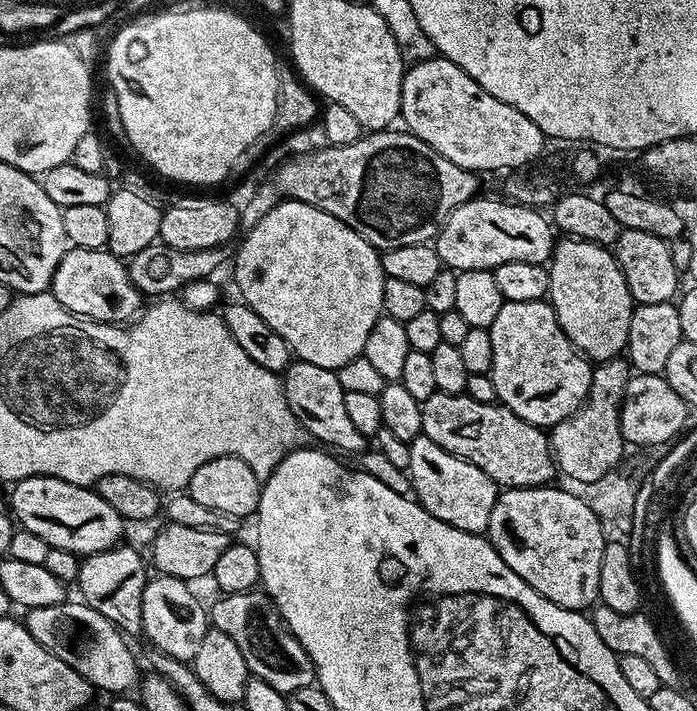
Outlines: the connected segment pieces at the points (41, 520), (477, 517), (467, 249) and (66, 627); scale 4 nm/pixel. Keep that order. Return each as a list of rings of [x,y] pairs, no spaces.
[[[31,476],[25,480],[17,480],[13,488],[16,489],[12,492],[10,512],[15,523],[25,532],[38,534],[38,538],[42,538],[42,542],[46,542],[49,549],[57,548],[62,551],[70,551],[76,557],[83,558],[93,556],[95,552],[105,552],[121,543],[120,527],[122,527],[122,521],[120,516],[113,508],[108,507],[106,498],[102,498],[99,491],[53,476]]]
[[[421,434],[408,445],[406,471],[416,503],[431,516],[463,532],[480,534],[487,529],[492,508],[496,505],[498,485],[485,472],[478,470],[478,466],[442,450],[442,446]]]
[[[499,199],[468,200],[444,219],[434,241],[443,267],[462,273],[466,270],[491,270],[502,266],[502,262],[547,265],[551,261],[557,242],[551,219],[535,207]]]
[[[68,603],[27,609],[26,627],[34,642],[38,642],[46,650],[50,650],[50,654],[66,662],[66,666],[86,678],[93,689],[100,691],[101,688],[104,692],[112,692],[111,694],[124,694],[135,689],[138,684],[136,656],[127,644],[129,641],[125,633],[102,614],[98,614],[98,610],[94,610],[89,604]]]

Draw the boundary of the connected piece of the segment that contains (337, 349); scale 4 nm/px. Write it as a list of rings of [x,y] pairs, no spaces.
[[[281,200],[253,228],[247,229],[245,236],[248,237],[240,249],[234,252],[239,299],[249,304],[274,334],[282,334],[299,359],[314,362],[314,366],[335,370],[362,356],[366,338],[384,311],[382,286],[386,277],[378,249],[362,234],[350,230],[346,222],[334,218],[334,214],[326,214],[326,210],[301,200]]]

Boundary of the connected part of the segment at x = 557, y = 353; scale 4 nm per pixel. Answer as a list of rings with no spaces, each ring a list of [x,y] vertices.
[[[547,299],[534,302],[506,300],[488,333],[490,342],[494,342],[490,375],[497,401],[518,414],[518,418],[536,428],[551,430],[584,405],[590,390],[593,365],[573,346],[570,338],[566,338]]]

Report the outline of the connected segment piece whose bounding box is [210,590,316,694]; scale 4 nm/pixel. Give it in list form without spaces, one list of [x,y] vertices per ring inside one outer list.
[[[253,590],[238,594],[224,594],[219,597],[213,608],[210,608],[211,627],[222,630],[222,634],[230,634],[238,650],[242,650],[242,658],[246,658],[249,673],[255,679],[265,680],[274,690],[290,693],[302,690],[302,686],[313,683],[316,670],[312,666],[312,659],[306,654],[304,647],[298,642],[296,635],[288,629],[279,612],[269,611],[268,620],[260,611],[266,605],[263,591]]]

